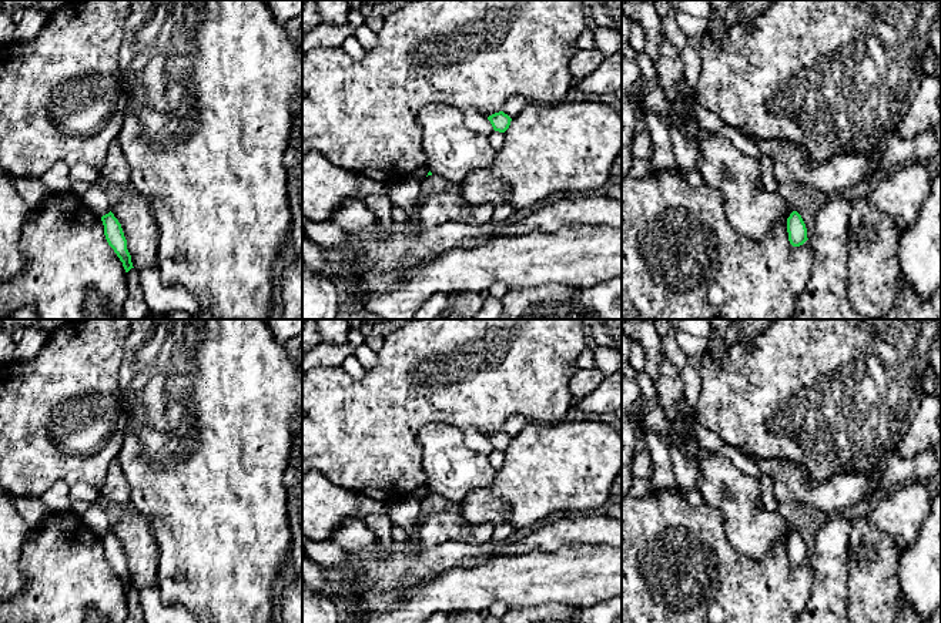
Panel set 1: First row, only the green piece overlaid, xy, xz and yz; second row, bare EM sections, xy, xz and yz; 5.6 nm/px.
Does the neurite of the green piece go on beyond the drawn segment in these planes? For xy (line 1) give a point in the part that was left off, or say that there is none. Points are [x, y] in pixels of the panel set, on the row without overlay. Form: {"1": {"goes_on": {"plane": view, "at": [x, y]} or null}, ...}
{"1": {"goes_on": null}}

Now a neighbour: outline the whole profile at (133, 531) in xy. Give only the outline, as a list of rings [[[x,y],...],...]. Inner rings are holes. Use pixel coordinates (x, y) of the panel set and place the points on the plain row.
[[[131,510],[123,516],[111,532],[121,543],[127,569],[135,589],[158,586],[158,543],[153,536],[151,520]]]

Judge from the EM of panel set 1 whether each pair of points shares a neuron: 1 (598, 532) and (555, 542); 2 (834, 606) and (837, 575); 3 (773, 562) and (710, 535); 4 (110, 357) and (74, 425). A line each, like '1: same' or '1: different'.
1: same
2: same
3: same
4: same

